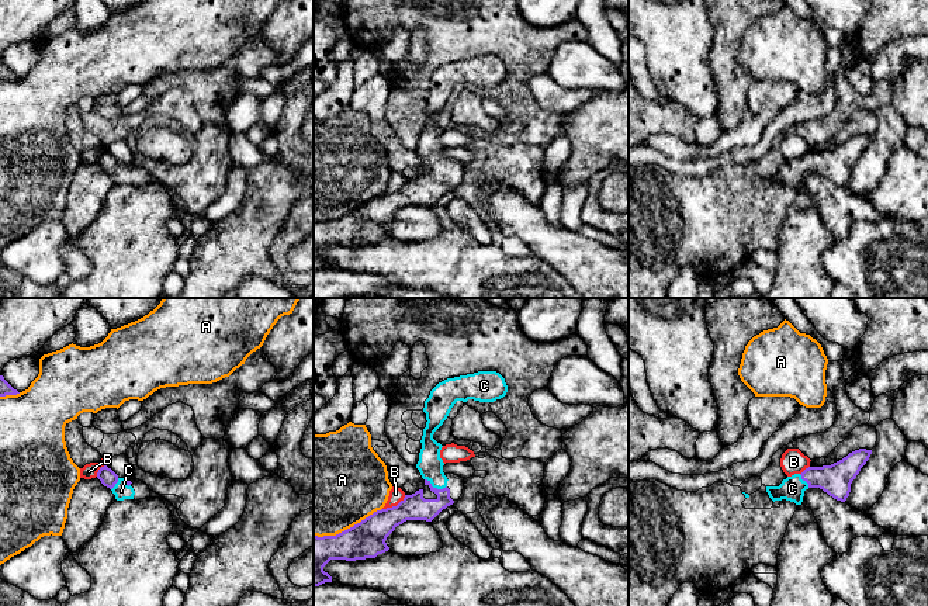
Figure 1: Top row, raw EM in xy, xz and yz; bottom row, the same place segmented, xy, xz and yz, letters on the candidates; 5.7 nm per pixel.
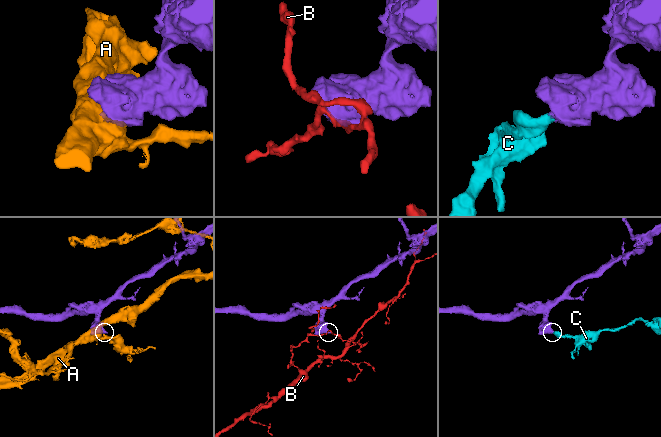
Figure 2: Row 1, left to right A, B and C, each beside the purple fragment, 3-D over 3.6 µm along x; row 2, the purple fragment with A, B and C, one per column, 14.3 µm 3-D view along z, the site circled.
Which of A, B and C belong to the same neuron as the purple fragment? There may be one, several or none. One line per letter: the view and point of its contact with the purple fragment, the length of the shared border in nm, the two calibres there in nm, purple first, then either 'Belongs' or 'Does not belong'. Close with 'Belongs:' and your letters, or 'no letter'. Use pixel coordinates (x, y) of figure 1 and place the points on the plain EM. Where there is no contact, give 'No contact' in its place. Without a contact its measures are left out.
A: Touches purple at xz (348, 214). Shared border 420 nm. Thickness 200 nm (purple) against 500 nm. Does not belong
B: Touches purple at xz (394, 191). Shared border 160 nm. Thickness 200 nm (purple) against 80 nm. Does not belong
C: Touches purple at xz (436, 173). Shared border 140 nm. Thickness 150 nm (purple) against 140 nm. Belongs
Belongs: C

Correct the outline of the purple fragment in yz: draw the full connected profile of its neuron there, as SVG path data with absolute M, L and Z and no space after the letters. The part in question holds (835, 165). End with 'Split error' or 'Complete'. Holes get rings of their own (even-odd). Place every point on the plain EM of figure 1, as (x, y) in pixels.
M859 134L831 150L808 152L801 159L783 165L779 172L766 172L766 177L773 187L786 184L801 190L806 174L820 173L834 184L845 187L852 166L870 139L872 135Z. Split error

